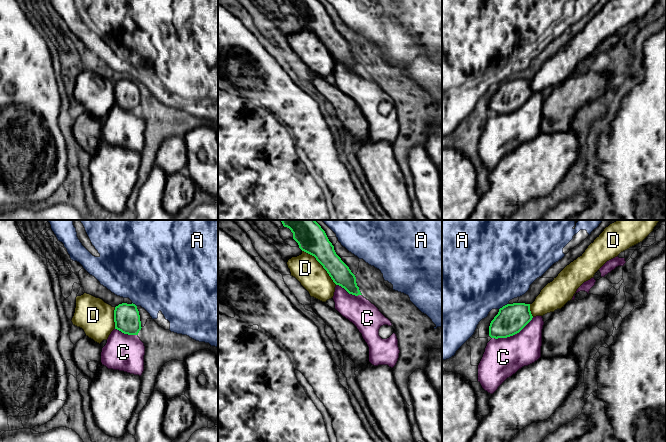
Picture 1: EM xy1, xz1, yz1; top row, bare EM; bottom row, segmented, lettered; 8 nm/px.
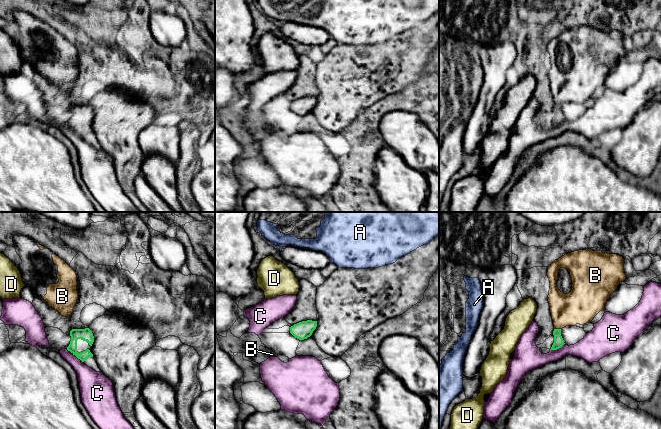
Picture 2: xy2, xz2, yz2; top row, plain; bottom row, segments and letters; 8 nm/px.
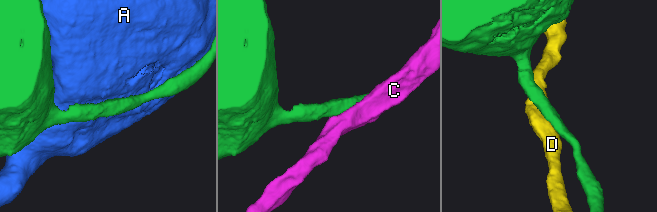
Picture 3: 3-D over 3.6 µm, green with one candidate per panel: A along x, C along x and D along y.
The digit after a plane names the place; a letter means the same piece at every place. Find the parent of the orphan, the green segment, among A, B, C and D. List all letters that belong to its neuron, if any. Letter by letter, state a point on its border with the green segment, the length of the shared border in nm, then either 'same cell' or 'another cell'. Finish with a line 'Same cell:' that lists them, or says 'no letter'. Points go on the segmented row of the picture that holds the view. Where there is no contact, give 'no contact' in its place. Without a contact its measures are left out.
A: yz1 (503, 306) | 90 nm | another cell
B: yz2 (557, 329) | 60 nm | same cell
C: yz1 (512, 335) | 380 nm | another cell
D: xz1 (321, 264) | 400 nm | another cell
Same cell: B

